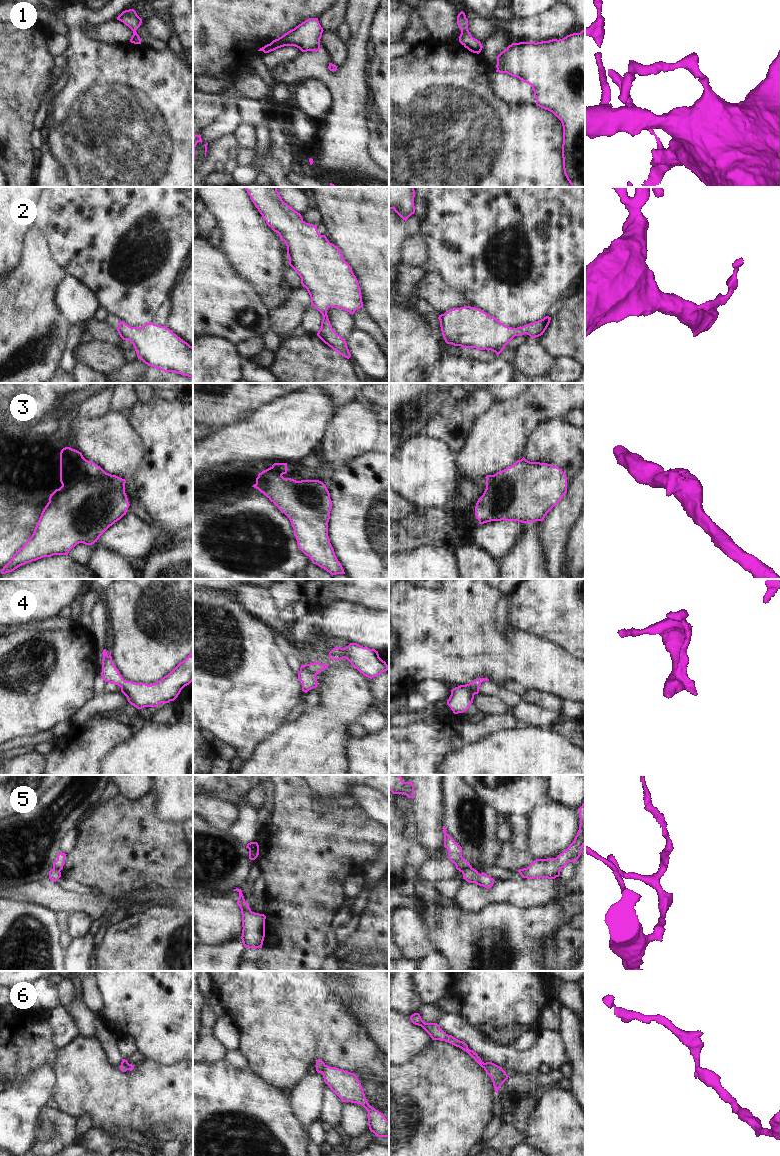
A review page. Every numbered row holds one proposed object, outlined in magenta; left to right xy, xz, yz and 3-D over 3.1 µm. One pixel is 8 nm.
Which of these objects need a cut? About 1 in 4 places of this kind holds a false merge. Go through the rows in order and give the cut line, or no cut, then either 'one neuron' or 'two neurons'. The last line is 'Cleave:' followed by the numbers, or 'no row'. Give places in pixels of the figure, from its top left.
1: cut none; one neuron
2: cut none; one neuron
3: cut none; one neuron
4: cut none; one neuron
5: cut yz (471, 867), (461, 871); two neurons
6: cut xz (325, 1065), (321, 1072); two neurons
Cleave: 5, 6

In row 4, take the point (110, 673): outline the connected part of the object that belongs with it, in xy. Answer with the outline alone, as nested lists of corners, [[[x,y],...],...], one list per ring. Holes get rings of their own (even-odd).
[[[106,649],[102,654],[102,672],[100,674],[103,680],[105,683],[118,685],[128,702],[137,709],[157,707],[160,703],[174,701],[181,690],[193,681],[193,650],[168,675],[151,685],[125,681],[112,661],[111,651],[109,656]]]

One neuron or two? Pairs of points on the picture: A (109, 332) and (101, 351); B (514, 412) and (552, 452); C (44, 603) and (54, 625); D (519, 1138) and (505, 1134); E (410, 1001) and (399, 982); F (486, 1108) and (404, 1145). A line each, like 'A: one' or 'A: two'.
A: two
B: two
C: two
D: one
E: one
F: one

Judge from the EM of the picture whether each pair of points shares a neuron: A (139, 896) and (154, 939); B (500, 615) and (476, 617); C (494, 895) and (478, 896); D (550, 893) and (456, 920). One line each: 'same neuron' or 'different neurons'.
A: different neurons
B: different neurons
C: different neurons
D: different neurons

